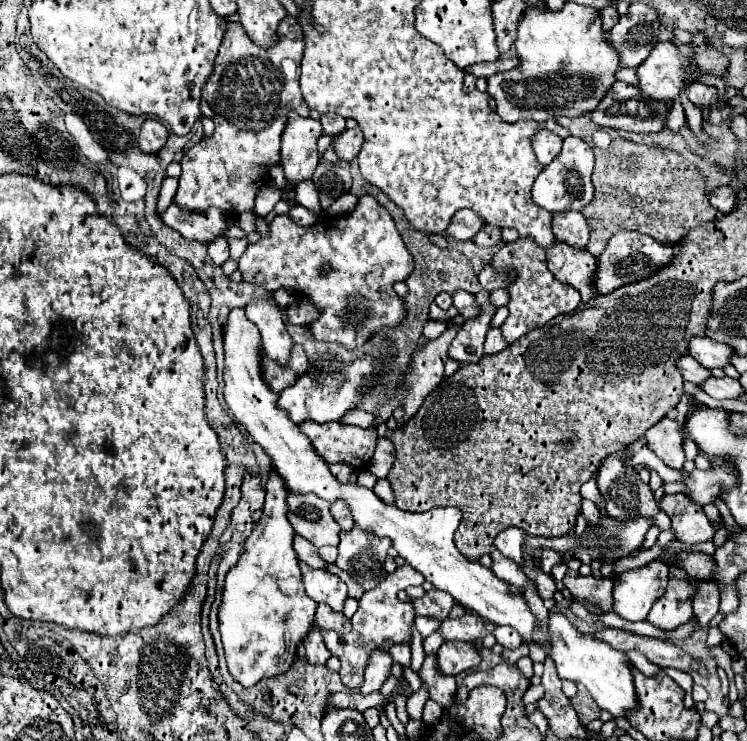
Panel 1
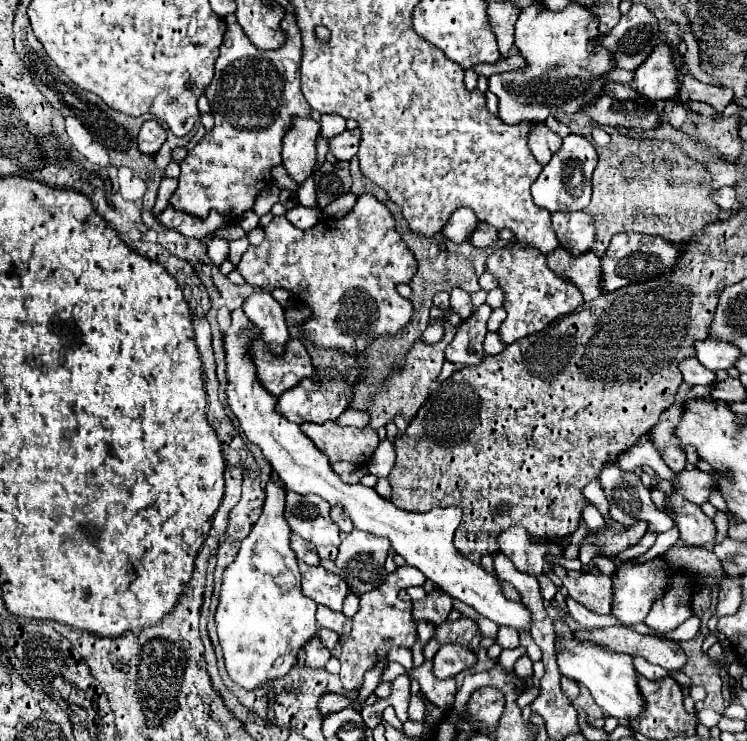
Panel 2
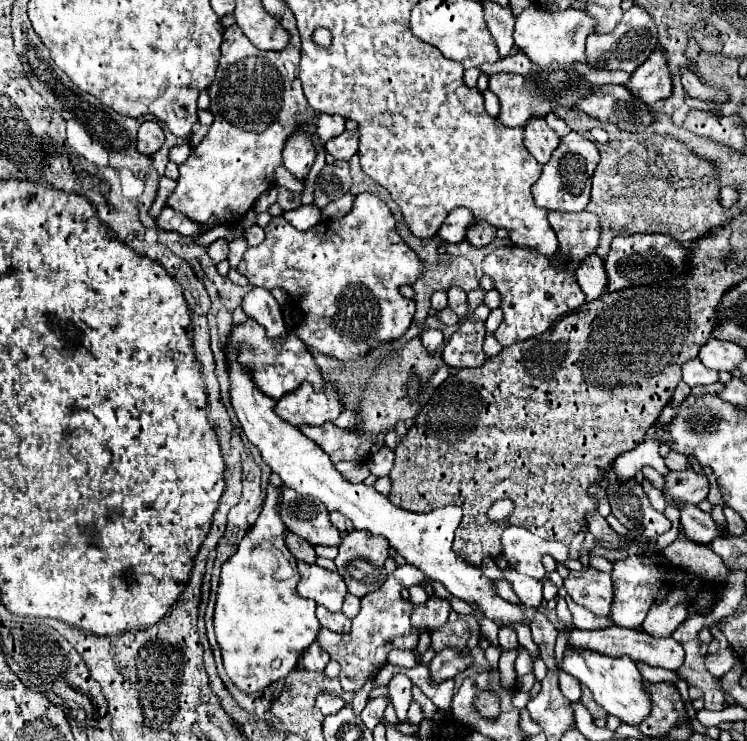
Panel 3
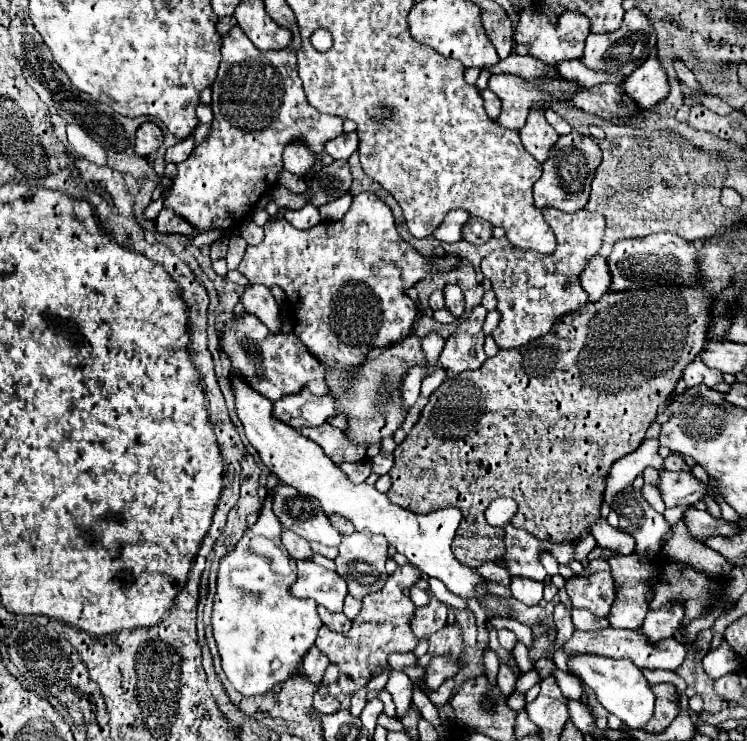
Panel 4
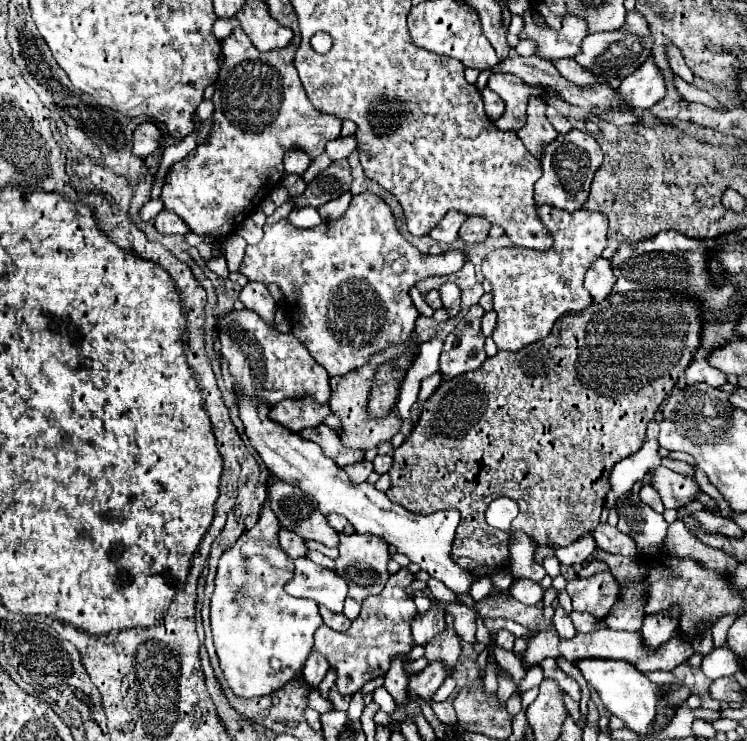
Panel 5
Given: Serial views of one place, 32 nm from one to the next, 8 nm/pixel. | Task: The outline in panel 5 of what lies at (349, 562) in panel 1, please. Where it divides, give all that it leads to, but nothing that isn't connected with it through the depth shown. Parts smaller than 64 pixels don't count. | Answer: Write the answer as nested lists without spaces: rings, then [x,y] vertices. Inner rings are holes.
[[[350,534],[350,536],[340,536],[340,546],[338,546],[340,554],[338,558],[334,560],[336,562],[336,568],[334,572],[338,576],[344,576],[346,584],[348,584],[348,596],[356,602],[364,602],[368,596],[372,594],[380,594],[384,584],[388,582],[388,560],[390,560],[390,554],[388,554],[388,544],[378,538],[378,536],[372,536],[372,534]]]

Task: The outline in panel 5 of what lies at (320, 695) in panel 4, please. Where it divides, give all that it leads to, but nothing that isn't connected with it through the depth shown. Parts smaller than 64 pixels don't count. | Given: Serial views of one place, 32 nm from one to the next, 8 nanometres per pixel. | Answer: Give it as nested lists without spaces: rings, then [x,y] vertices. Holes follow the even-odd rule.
[[[314,690],[314,692],[310,692],[310,694],[308,694],[308,708],[314,708],[316,712],[324,714],[324,712],[328,712],[328,710],[330,710],[330,704],[320,696],[320,692],[318,692],[318,690]]]

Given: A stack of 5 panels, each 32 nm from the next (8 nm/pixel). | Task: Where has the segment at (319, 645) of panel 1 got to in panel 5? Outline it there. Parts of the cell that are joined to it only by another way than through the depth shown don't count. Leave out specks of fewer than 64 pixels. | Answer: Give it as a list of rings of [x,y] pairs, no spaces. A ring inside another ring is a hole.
[[[312,652],[304,664],[304,672],[302,672],[302,678],[306,680],[306,684],[312,688],[312,690],[318,690],[320,682],[324,680],[326,672],[328,672],[328,662],[324,660],[324,656],[320,656],[318,652]]]

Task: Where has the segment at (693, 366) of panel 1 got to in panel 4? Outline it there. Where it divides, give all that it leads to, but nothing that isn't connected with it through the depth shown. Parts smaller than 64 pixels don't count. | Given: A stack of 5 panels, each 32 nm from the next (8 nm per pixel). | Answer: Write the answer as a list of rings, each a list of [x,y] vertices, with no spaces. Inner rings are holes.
[[[696,358],[684,368],[684,382],[688,388],[696,386],[696,384],[706,384],[712,388],[724,380],[722,380],[720,372],[716,372],[714,368],[708,368],[700,358]]]

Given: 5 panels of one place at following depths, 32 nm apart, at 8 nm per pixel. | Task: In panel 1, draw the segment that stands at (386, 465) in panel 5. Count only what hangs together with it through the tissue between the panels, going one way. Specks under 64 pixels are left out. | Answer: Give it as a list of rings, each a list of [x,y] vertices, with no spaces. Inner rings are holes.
[[[378,438],[378,446],[376,452],[368,464],[368,470],[372,474],[376,474],[378,478],[386,478],[386,472],[392,468],[394,464],[394,446],[388,438]]]

